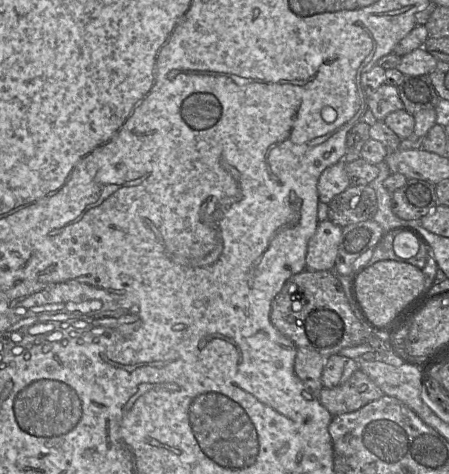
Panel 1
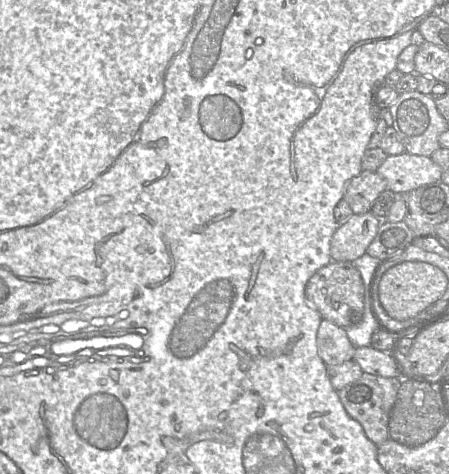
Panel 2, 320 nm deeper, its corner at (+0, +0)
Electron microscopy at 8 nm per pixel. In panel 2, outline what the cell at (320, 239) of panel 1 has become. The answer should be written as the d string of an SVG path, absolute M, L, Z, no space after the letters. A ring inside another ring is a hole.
M369 211L353 214L344 224L339 224L330 243L332 261L354 261L364 255L378 232L380 222Z

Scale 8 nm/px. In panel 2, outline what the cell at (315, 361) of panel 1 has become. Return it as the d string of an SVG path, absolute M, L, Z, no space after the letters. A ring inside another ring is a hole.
M324 319L317 332L317 348L326 366L341 365L352 360L355 352L346 329Z

